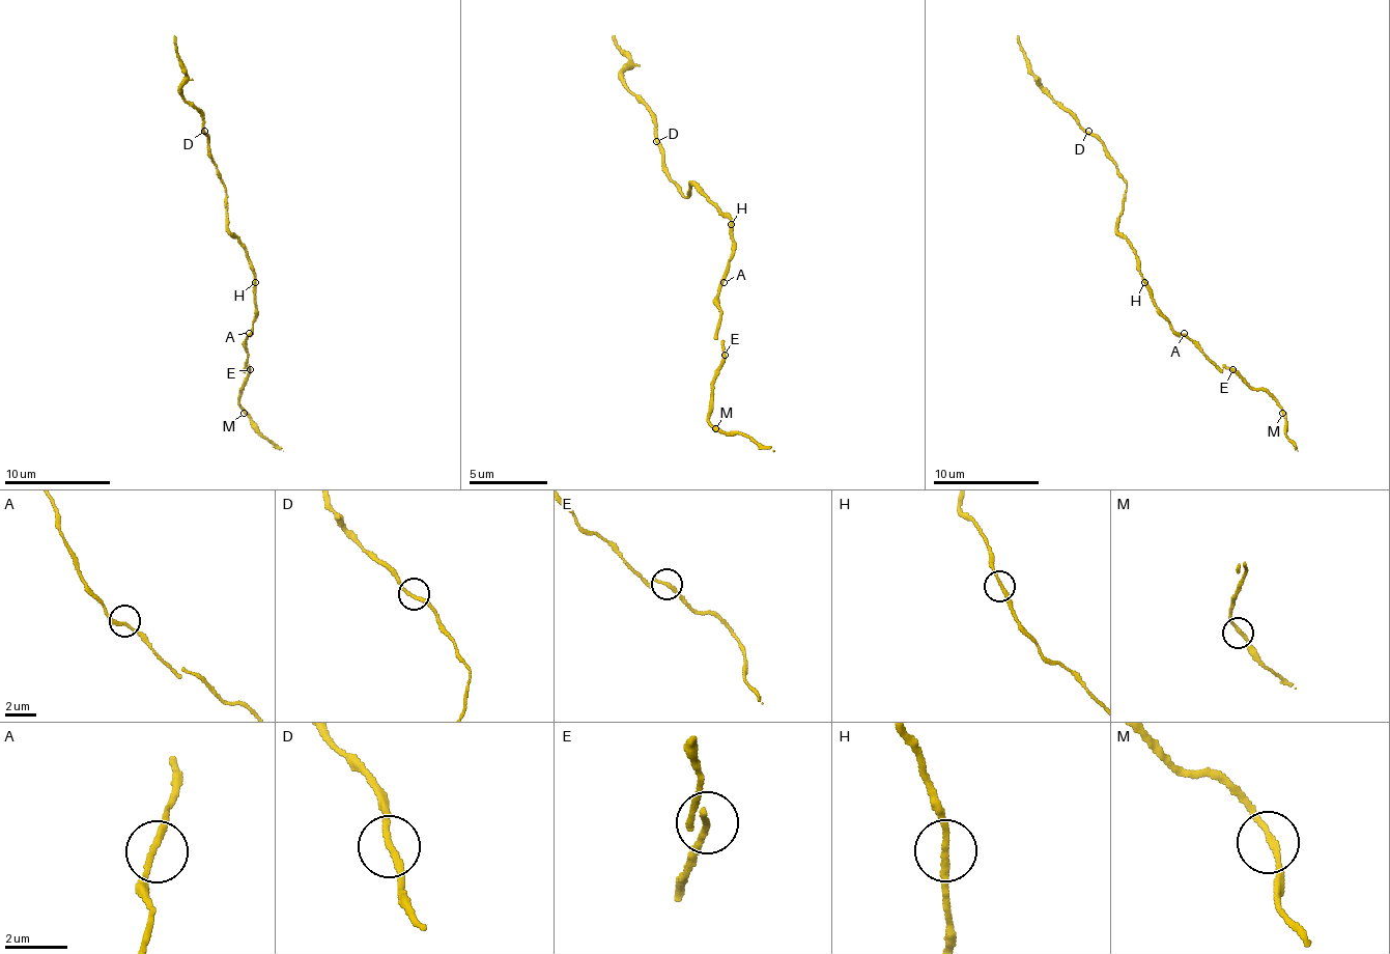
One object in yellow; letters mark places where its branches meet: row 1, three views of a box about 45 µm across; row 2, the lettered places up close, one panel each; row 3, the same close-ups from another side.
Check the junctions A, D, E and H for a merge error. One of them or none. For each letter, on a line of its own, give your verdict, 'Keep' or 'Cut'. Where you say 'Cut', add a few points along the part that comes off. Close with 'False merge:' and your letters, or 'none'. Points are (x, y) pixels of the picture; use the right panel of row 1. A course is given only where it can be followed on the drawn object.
A: Keep
D: Keep
E: Keep
H: Keep
False merge: none

